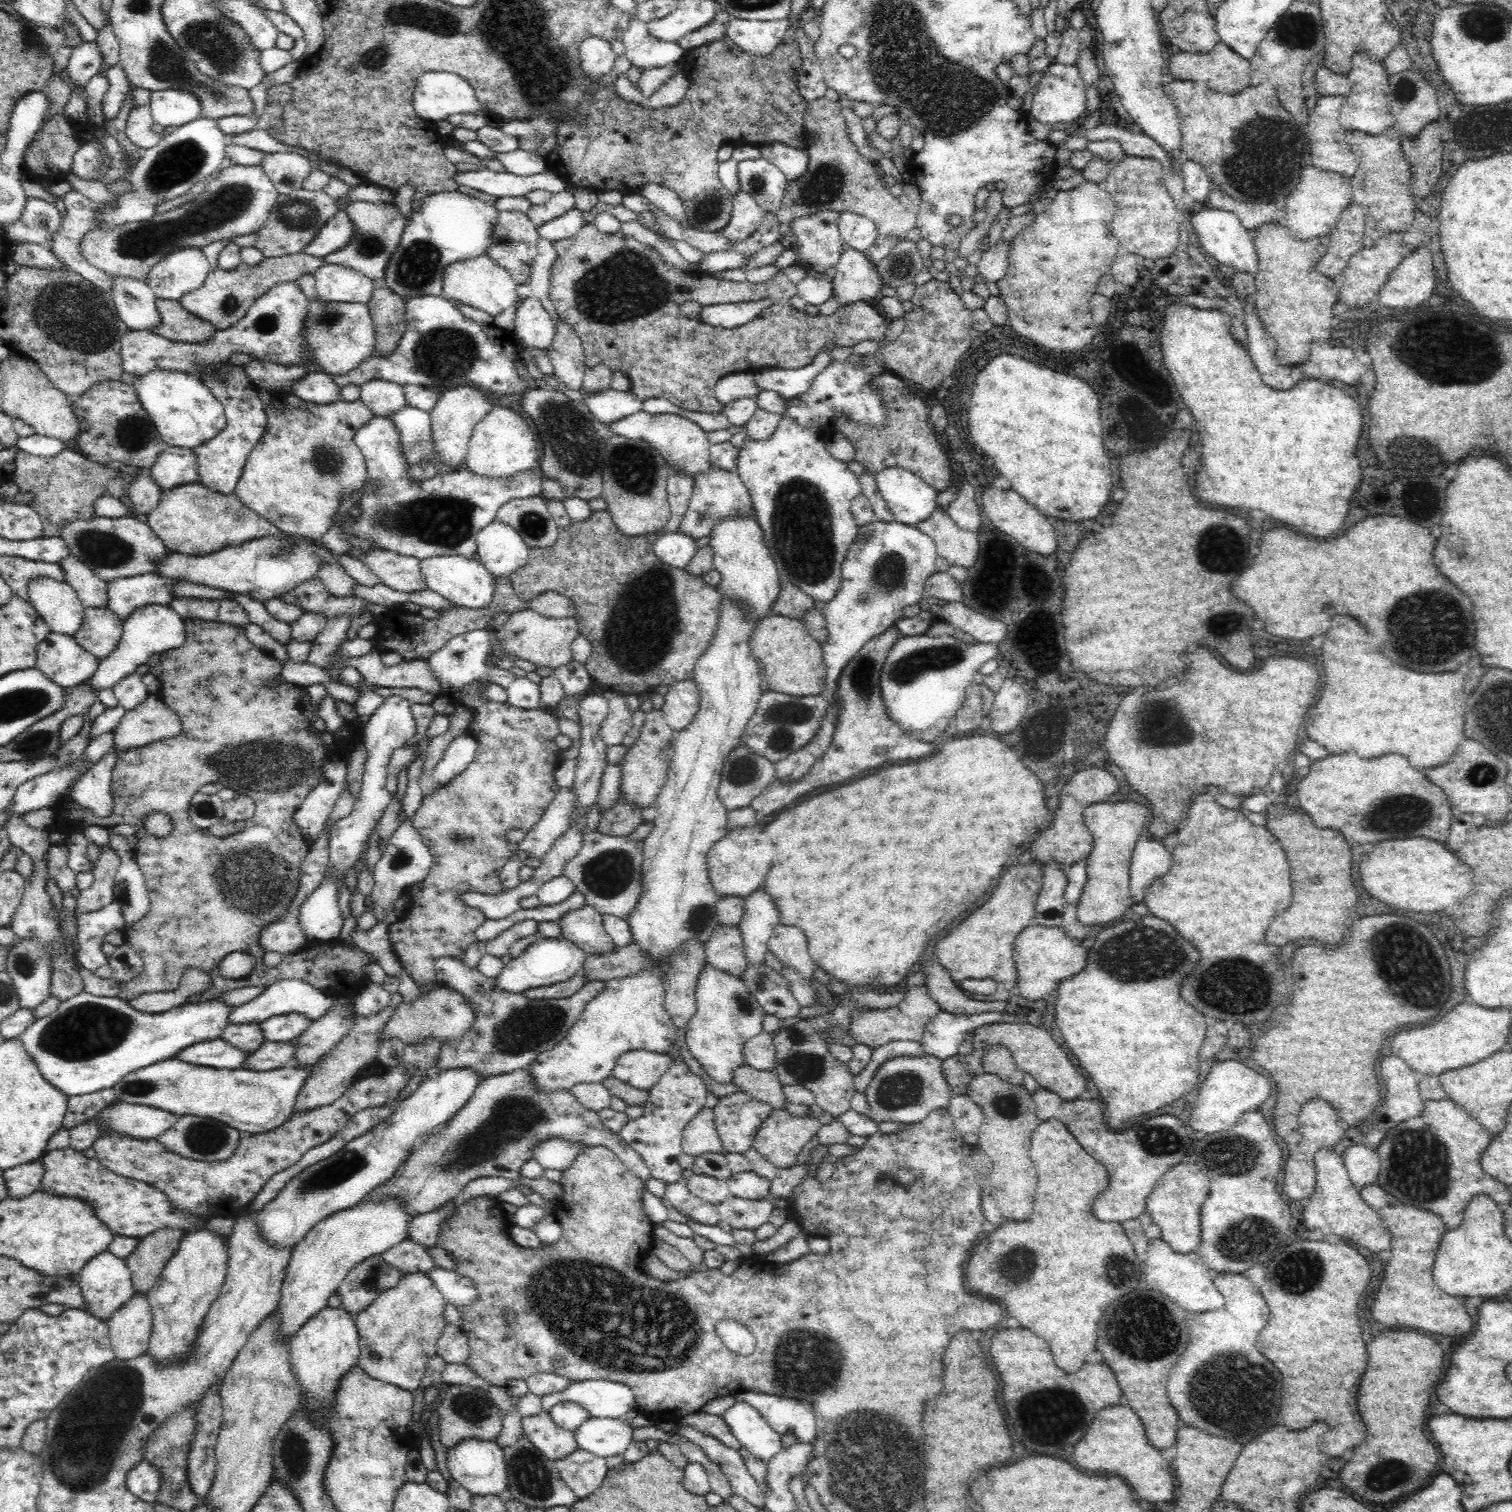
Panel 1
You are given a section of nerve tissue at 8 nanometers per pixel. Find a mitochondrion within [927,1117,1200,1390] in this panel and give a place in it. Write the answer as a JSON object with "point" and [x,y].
{"point":[1141,1328]}

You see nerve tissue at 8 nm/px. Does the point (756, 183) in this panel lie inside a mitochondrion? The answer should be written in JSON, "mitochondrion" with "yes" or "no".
{"mitochondrion":"yes"}

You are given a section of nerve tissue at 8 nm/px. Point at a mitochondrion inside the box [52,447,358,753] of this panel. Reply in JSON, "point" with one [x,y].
{"point":[102,549]}

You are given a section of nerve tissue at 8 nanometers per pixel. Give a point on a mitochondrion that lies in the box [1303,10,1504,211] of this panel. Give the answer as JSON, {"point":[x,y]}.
{"point":[1404,92]}

